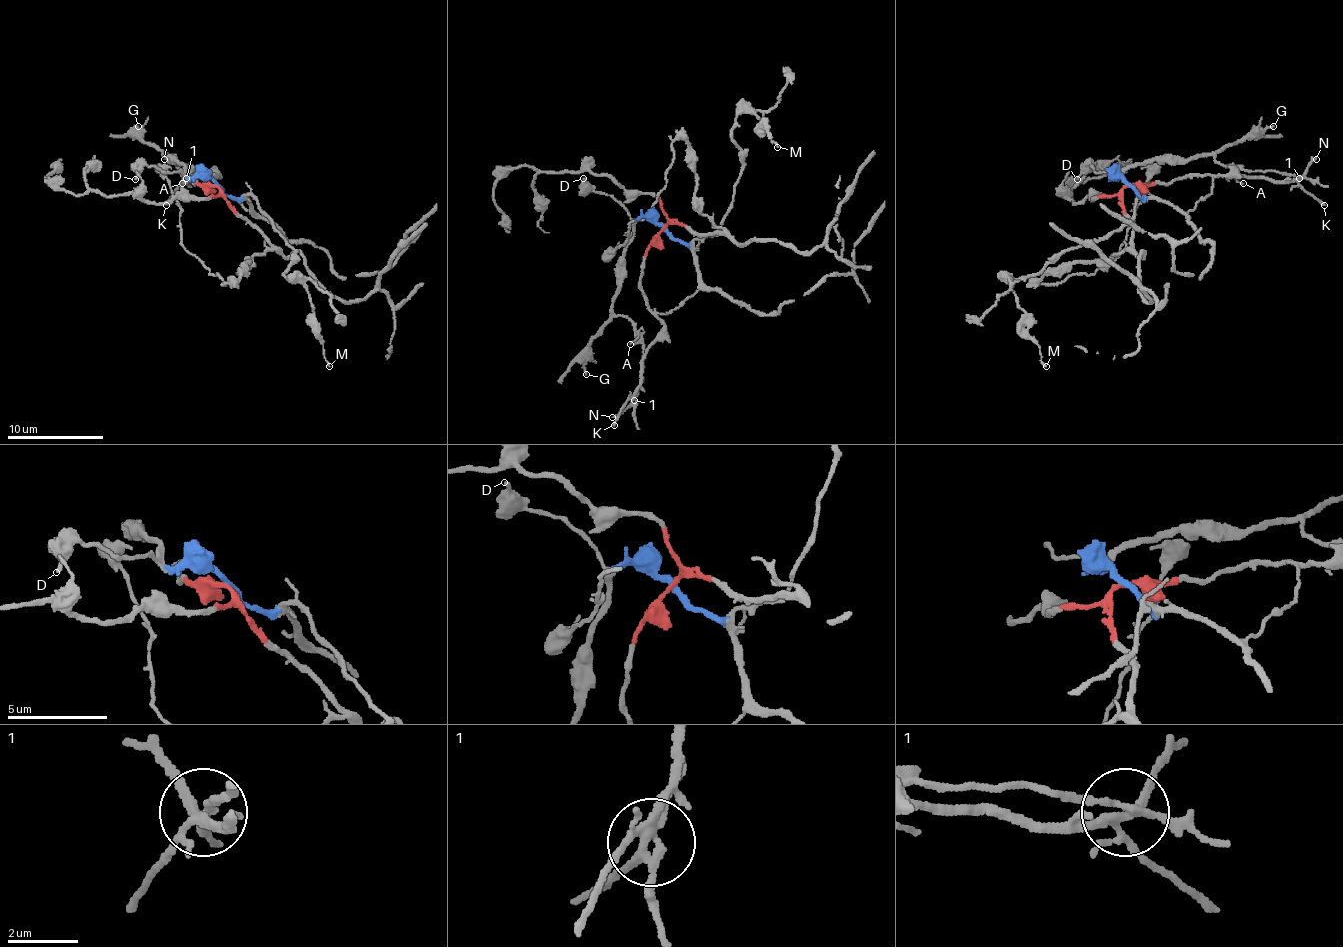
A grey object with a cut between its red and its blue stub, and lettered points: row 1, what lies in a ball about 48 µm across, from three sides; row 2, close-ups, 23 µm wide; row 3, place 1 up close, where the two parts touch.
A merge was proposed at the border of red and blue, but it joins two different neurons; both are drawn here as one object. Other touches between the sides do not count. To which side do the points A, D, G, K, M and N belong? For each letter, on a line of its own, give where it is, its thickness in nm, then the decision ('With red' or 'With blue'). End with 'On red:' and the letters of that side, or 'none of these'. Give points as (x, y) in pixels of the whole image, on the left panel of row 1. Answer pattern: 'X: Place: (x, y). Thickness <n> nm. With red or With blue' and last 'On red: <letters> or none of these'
A: Place: (182, 183). Thickness 110 nm. With blue
D: Place: (135, 179). Thickness 170 nm. With blue
G: Place: (138, 126). Thickness 180 nm. With blue
K: Place: (166, 205). Thickness 200 nm. With red
M: Place: (329, 366). Thickness 150 nm. With blue
N: Place: (164, 159). Thickness 180 nm. With red
On red: K, N

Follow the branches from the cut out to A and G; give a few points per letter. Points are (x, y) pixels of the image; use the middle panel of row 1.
A: (664, 228), (652, 218), (640, 218), (625, 250), (613, 312), (625, 317), (637, 334), (630, 344)
G: (664, 228), (652, 218), (635, 223), (613, 317), (589, 346), (587, 375)

